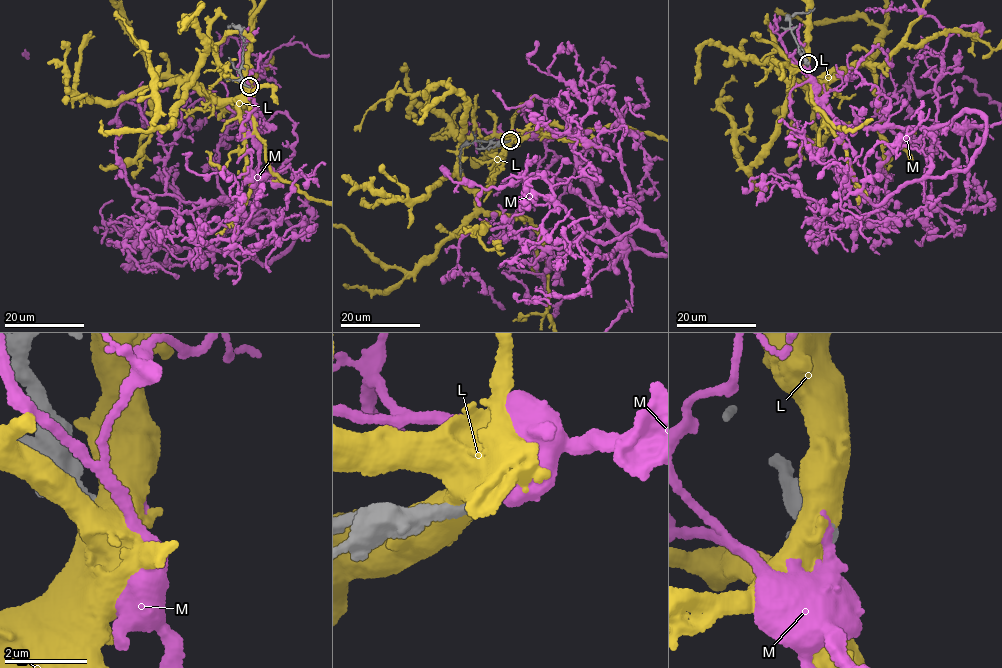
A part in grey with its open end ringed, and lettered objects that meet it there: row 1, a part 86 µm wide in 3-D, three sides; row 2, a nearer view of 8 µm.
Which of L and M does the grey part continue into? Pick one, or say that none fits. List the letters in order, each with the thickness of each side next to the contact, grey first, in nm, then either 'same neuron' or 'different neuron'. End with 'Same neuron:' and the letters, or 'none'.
L: calibres 360 and 600 nm; different neuron
M: calibres 280 and 280 nm; different neuron
Same neuron: none

